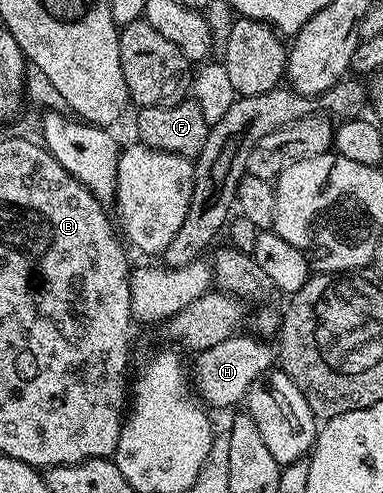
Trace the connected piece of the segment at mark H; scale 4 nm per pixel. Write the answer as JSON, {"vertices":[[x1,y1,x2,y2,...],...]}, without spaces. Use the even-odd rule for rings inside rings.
{"vertices":[[233,334,225,341,221,341,221,345,213,345,194,356,193,387,208,408,231,407,238,399,240,402,246,396,249,385,253,385,253,381,257,381,259,376,266,375,272,370,276,362,276,352,272,344,271,347,267,344,270,342,254,334,251,334,252,336,243,334]]}

